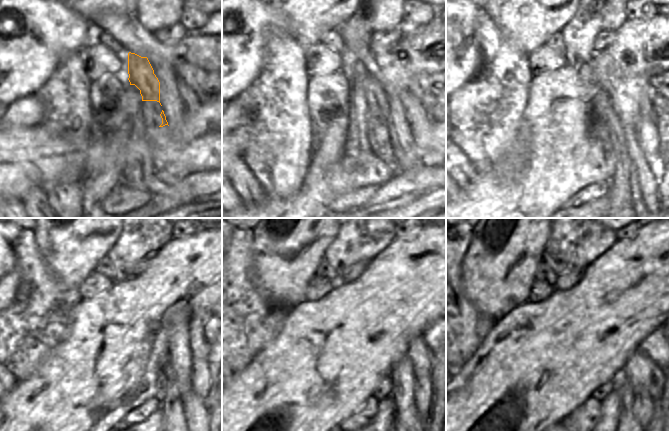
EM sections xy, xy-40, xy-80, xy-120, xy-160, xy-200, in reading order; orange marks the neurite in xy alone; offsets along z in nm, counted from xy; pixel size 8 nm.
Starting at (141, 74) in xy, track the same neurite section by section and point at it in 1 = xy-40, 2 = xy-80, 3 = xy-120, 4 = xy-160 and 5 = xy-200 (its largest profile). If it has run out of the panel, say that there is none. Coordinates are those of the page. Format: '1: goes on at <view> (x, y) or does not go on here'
1: goes on at xy-40 (375, 94)
2: goes on at xy-80 (620, 195)
3: goes on at xy-120 (172, 405)
4: goes on at xy-160 (401, 373)
5: goes on at xy-200 (620, 380)

